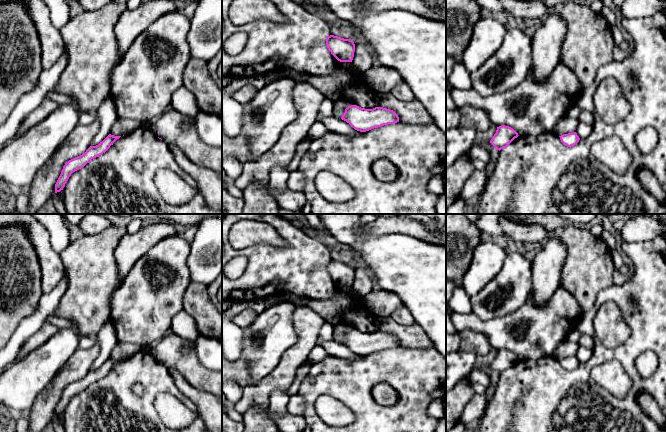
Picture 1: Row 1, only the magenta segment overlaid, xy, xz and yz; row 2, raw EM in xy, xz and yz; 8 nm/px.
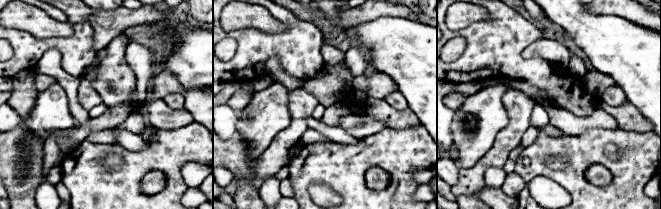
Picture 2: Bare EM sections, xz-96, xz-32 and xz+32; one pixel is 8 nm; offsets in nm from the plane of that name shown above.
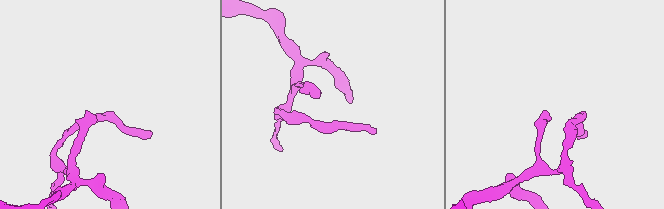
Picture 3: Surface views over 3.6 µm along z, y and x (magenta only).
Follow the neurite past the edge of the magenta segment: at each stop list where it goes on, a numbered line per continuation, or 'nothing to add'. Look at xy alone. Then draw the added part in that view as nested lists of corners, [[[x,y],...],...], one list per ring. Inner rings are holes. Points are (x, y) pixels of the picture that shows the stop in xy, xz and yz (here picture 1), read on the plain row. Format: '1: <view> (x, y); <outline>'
nothing to add

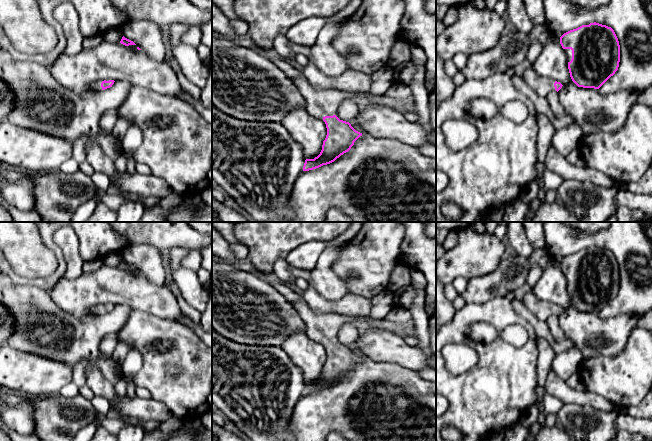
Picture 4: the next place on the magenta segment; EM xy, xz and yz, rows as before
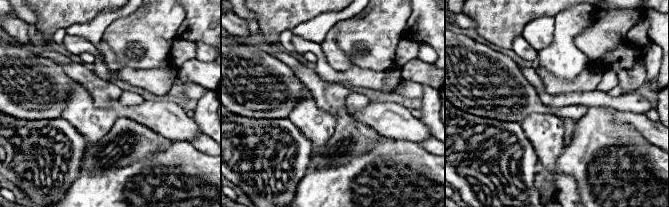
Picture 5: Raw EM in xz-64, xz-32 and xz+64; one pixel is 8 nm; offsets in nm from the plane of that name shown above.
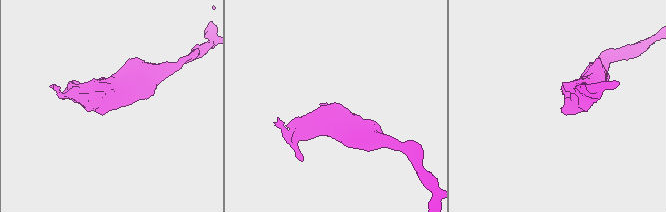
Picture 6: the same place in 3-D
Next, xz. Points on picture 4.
1: xz (319, 327); [[[303,297],[297,302],[291,302],[305,324],[306,334],[315,341],[323,343],[325,340],[336,339],[339,329],[346,323],[357,326],[359,333],[366,331],[383,330],[376,328],[365,321],[364,318],[356,318],[339,314],[317,314],[313,312]]]

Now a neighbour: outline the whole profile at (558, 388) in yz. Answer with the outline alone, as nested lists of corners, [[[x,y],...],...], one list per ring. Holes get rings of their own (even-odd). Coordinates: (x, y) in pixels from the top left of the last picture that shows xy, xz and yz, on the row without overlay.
[[[552,369],[548,372],[545,389],[549,394],[561,400],[564,405],[573,403],[580,406],[590,406],[602,411],[615,409],[613,404],[597,394],[590,391],[580,393],[572,389],[565,381],[561,380]]]

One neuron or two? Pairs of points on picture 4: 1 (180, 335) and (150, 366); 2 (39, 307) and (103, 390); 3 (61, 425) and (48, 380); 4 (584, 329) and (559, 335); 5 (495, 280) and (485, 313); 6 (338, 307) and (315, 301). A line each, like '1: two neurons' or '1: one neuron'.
1: one neuron
2: one neuron
3: two neurons
4: two neurons
5: two neurons
6: one neuron

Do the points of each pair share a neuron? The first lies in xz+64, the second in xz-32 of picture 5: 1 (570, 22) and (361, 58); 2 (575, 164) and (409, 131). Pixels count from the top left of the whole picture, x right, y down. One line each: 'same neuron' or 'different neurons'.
1: different neurons
2: different neurons

